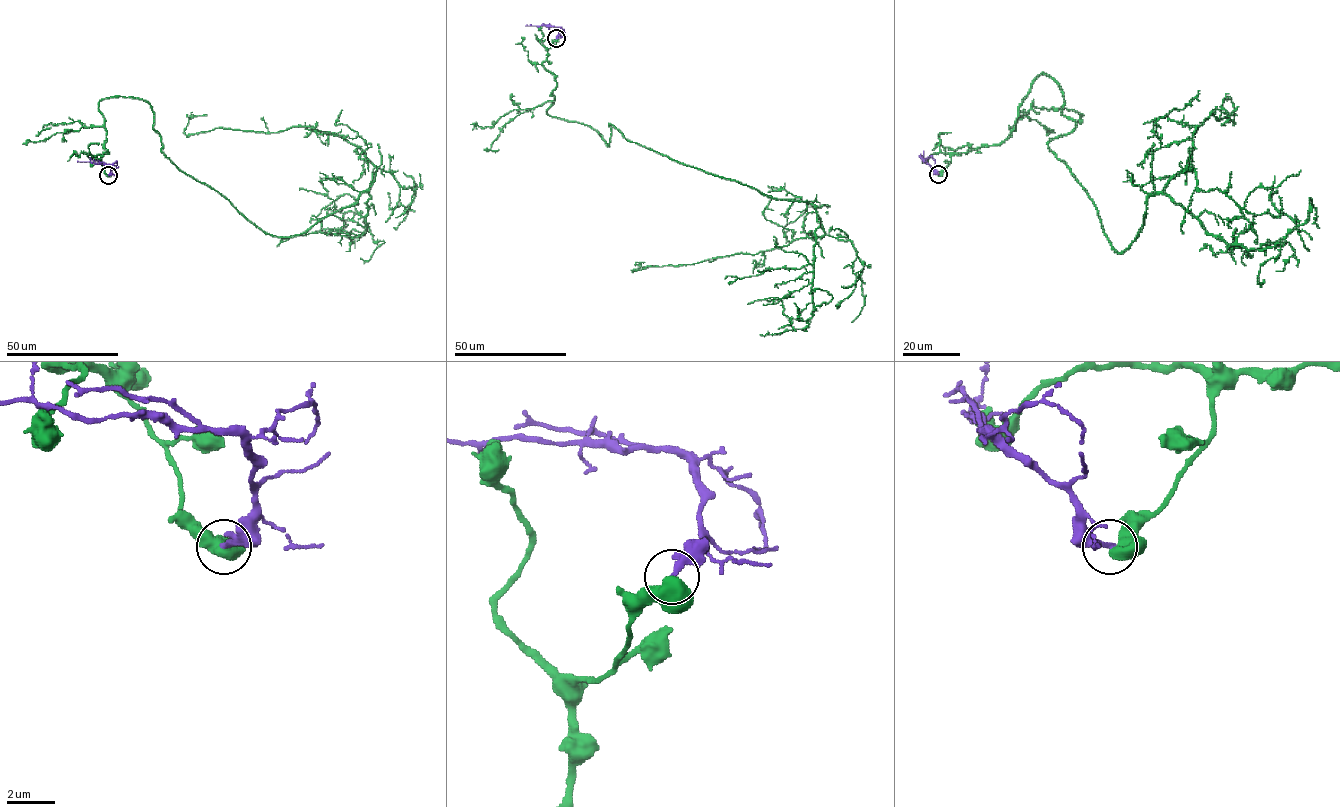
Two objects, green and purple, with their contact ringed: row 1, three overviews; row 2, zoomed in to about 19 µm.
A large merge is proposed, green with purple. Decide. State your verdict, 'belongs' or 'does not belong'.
does not belong

